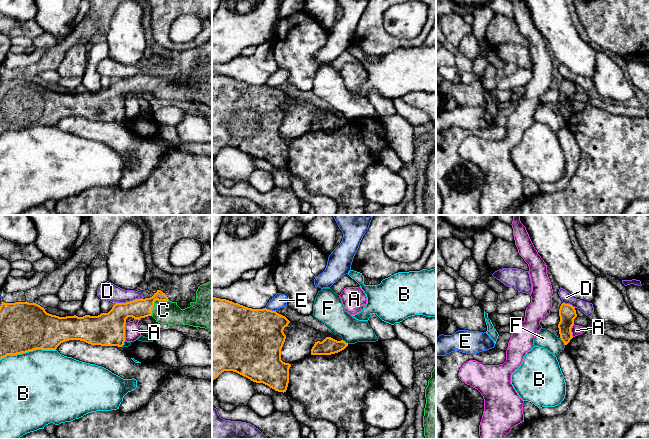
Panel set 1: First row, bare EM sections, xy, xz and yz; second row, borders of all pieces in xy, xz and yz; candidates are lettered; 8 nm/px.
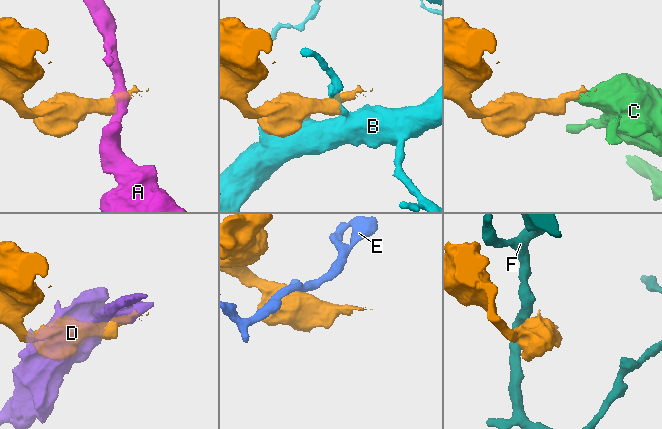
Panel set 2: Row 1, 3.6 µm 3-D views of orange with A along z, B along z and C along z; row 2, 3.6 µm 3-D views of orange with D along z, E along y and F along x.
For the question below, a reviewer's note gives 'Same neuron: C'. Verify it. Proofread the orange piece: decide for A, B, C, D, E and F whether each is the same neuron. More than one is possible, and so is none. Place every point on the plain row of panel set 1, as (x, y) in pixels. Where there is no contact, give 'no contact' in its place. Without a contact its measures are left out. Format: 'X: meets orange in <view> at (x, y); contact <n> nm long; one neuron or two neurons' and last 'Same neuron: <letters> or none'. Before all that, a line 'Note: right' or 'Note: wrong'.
Note: right
A: meets orange in xy at (124, 108); contact 140 nm long; two neurons
B: meets orange in xy at (27, 127); contact 460 nm long; two neurons
C: meets orange in xy at (154, 77); contact 190 nm long; one neuron
D: meets orange in xy at (128, 78); contact 240 nm long; two neurons
E: meets orange in xz at (270, 86); contact 90 nm long; two neurons
F: meets orange in yz at (562, 116); contact 80 nm long; two neurons
Same neuron: C

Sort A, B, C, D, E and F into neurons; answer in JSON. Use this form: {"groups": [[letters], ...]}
{"groups": [["A"], ["B"], ["C"], ["D"], ["E"], ["F"]]}

